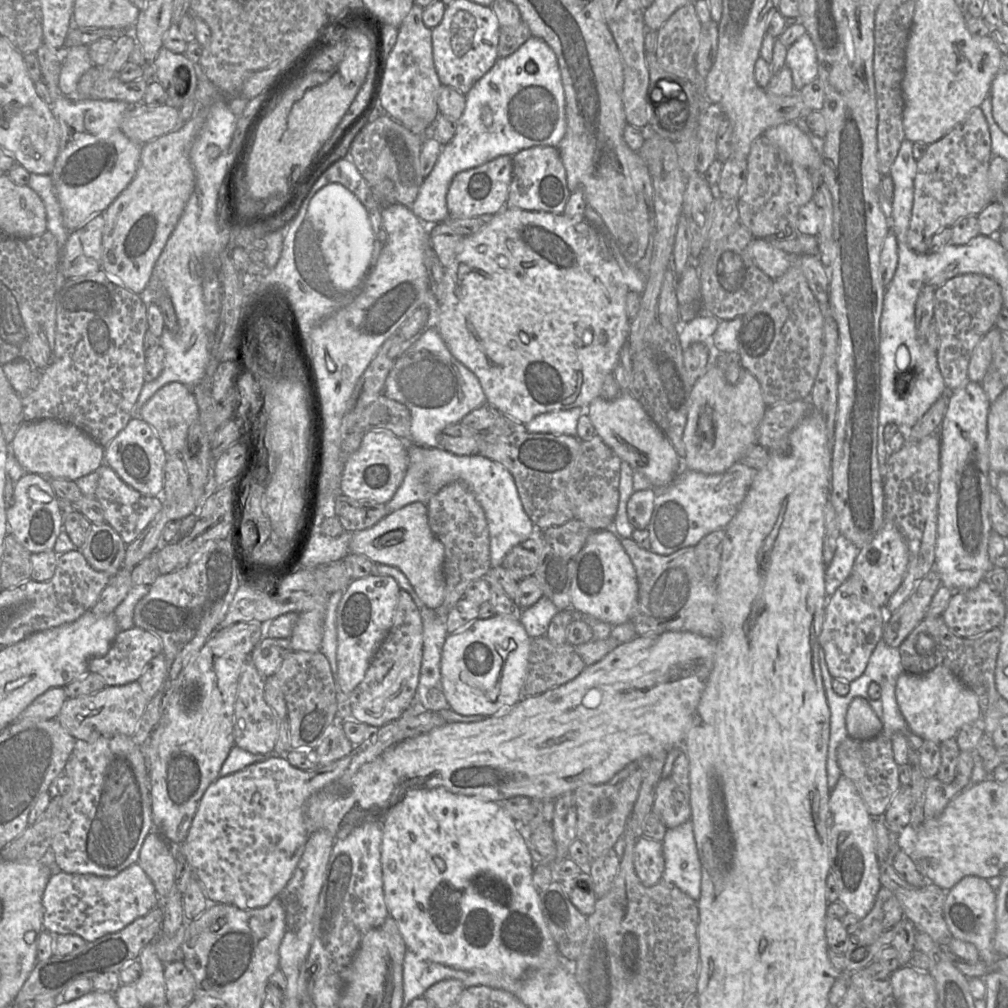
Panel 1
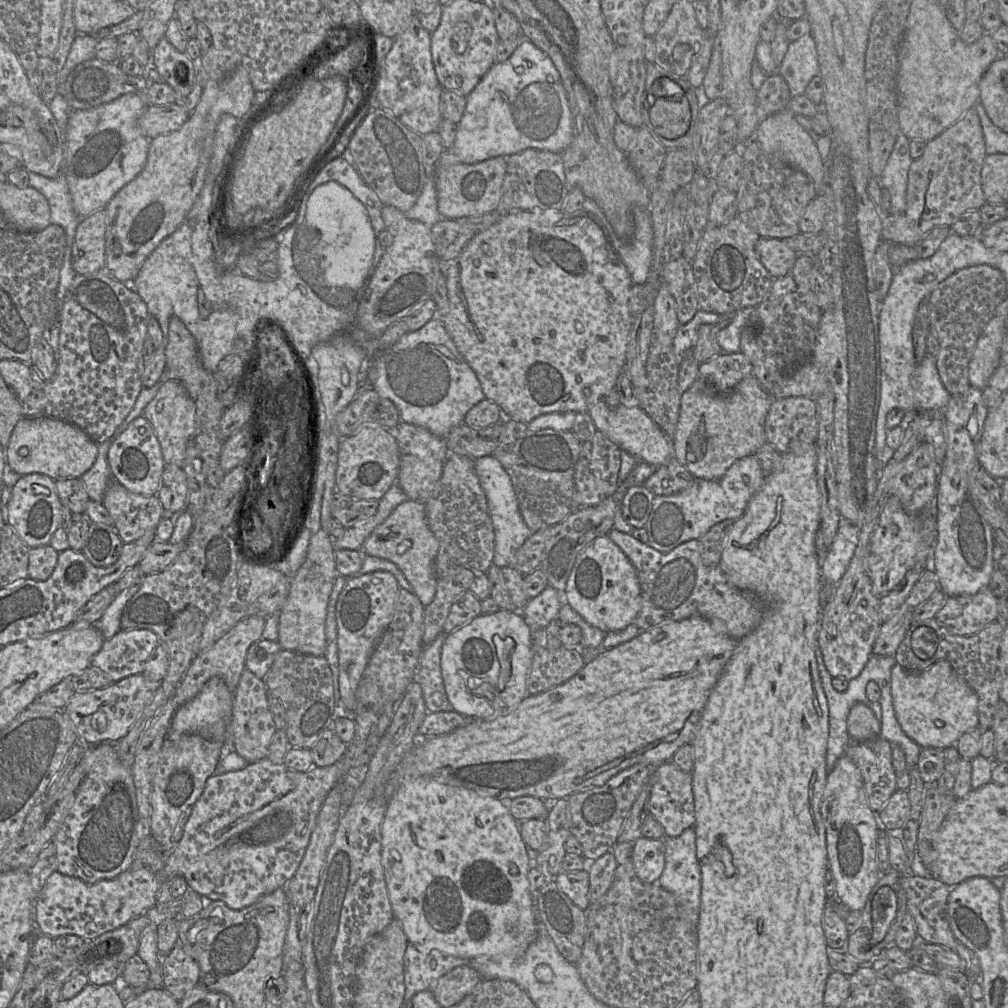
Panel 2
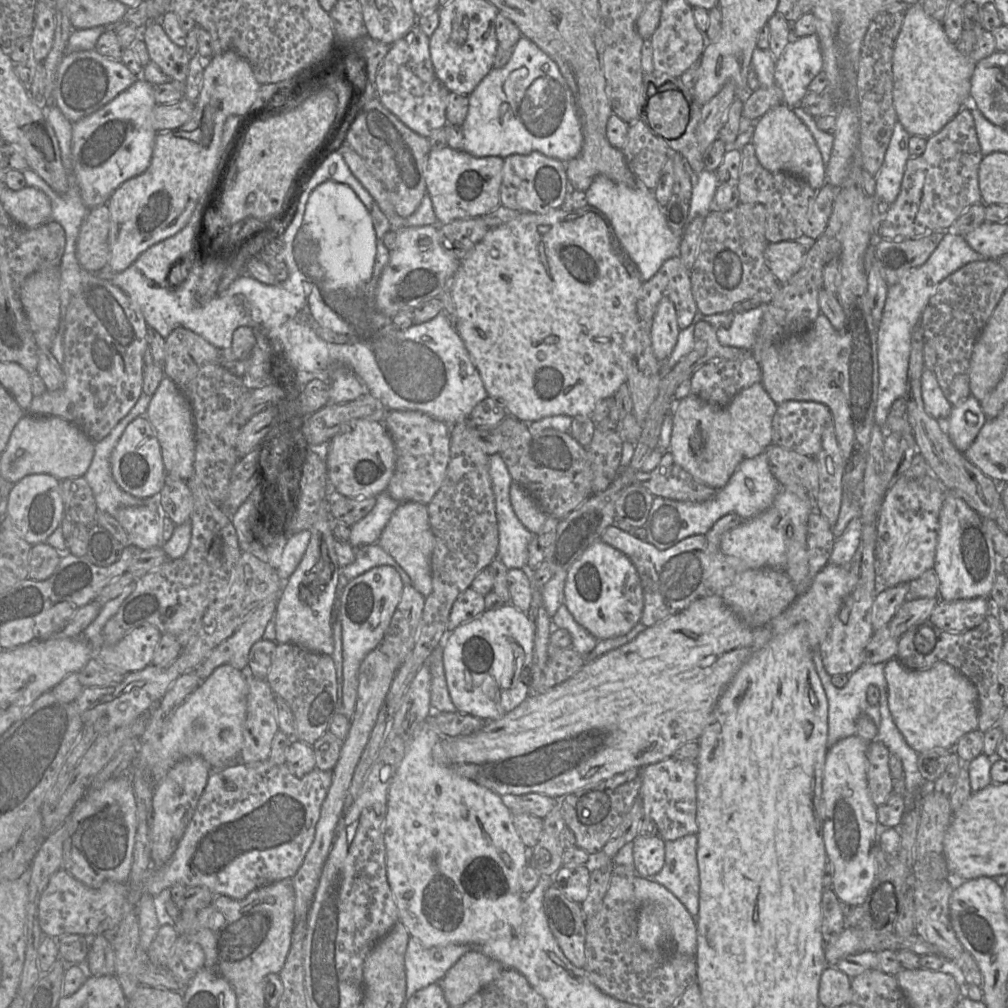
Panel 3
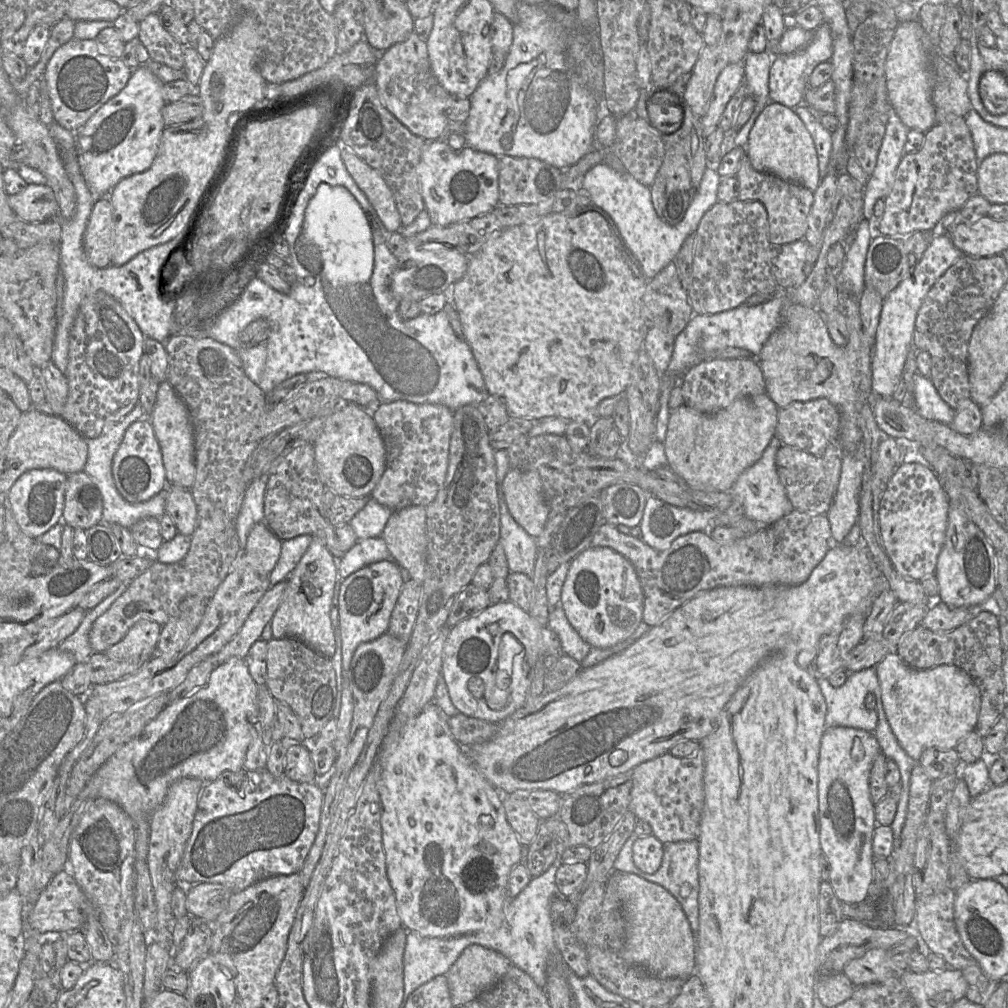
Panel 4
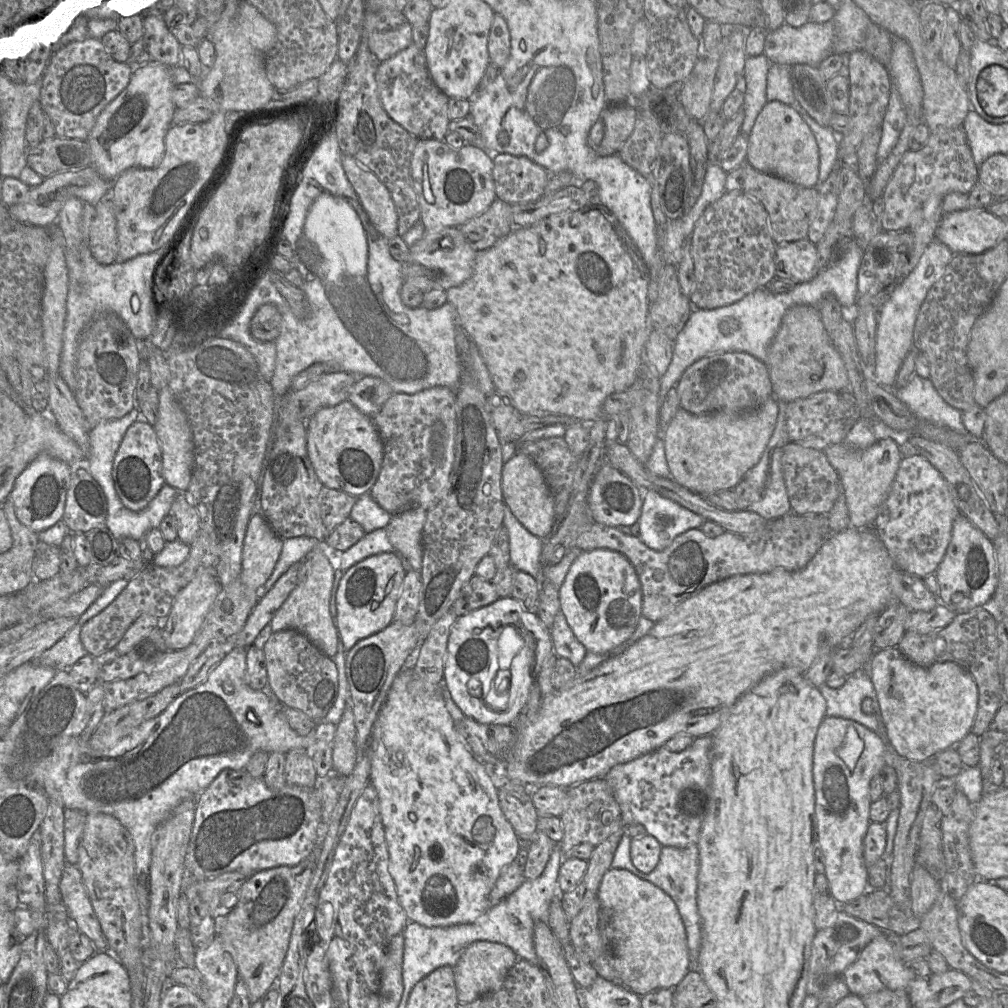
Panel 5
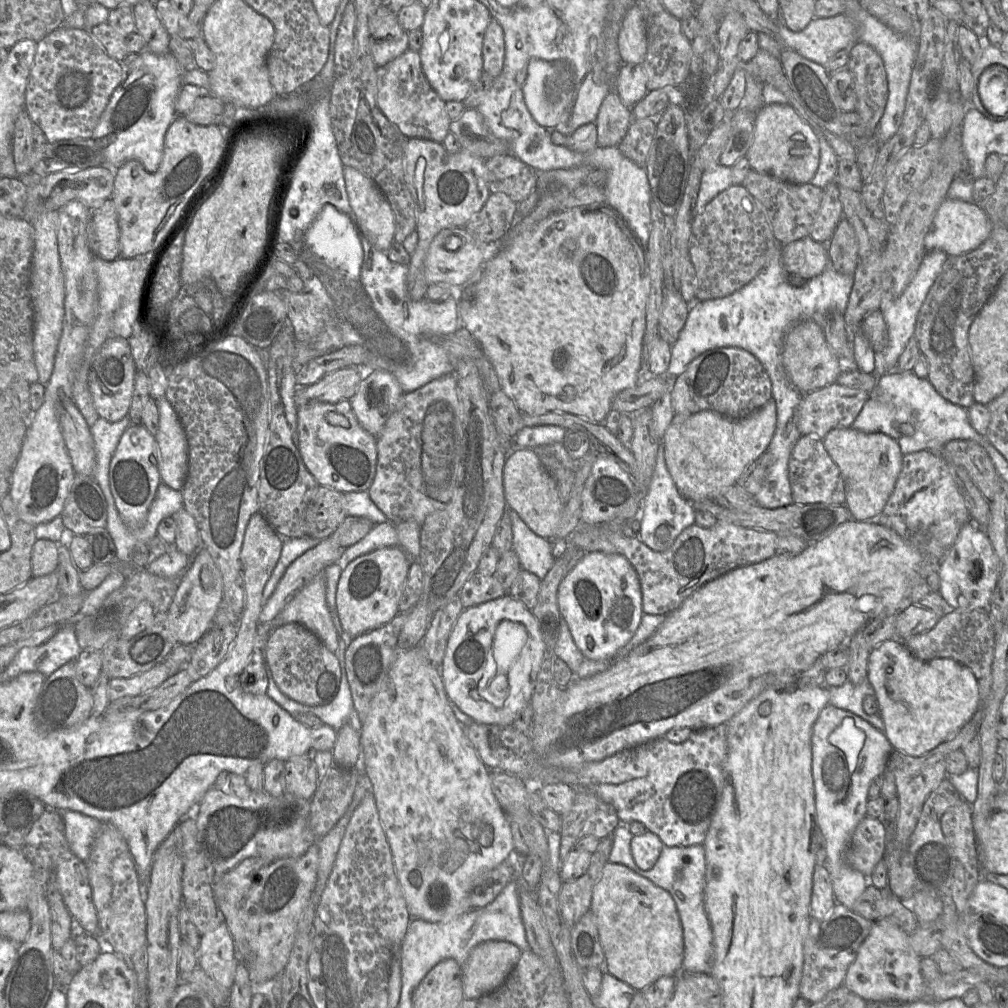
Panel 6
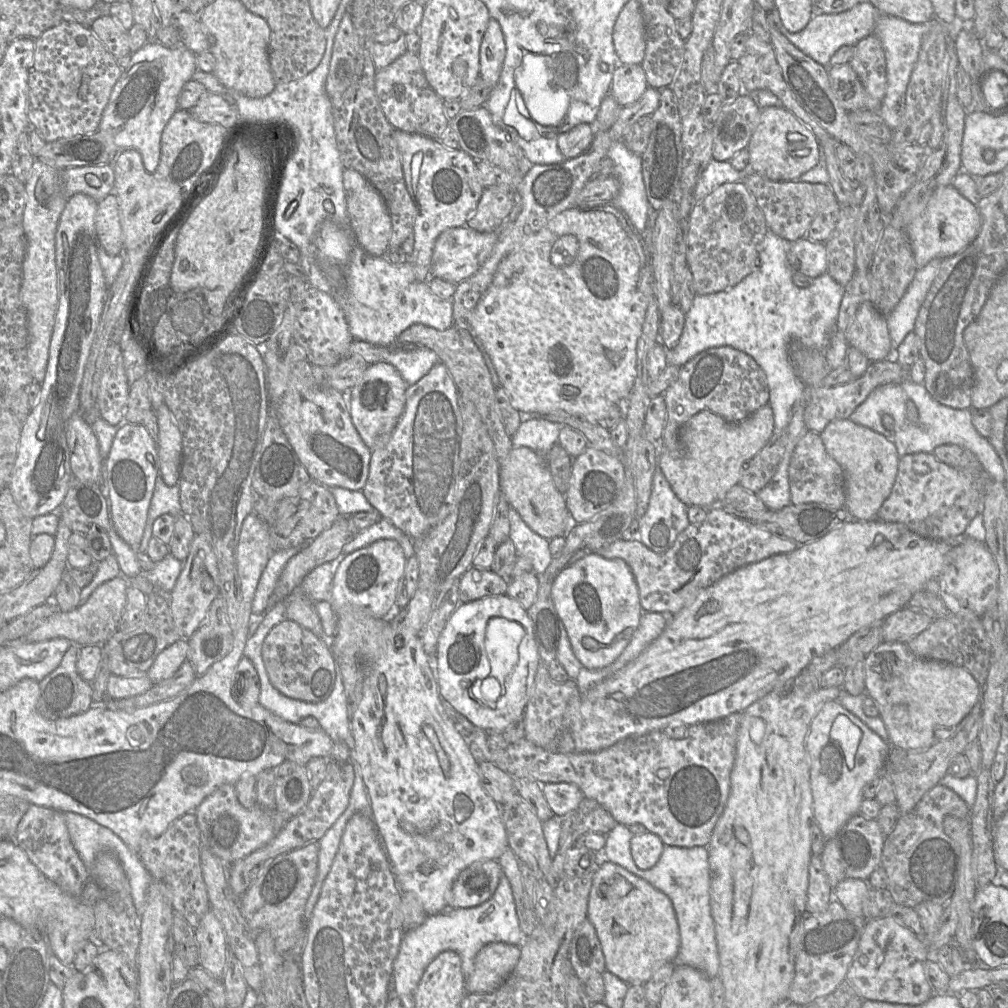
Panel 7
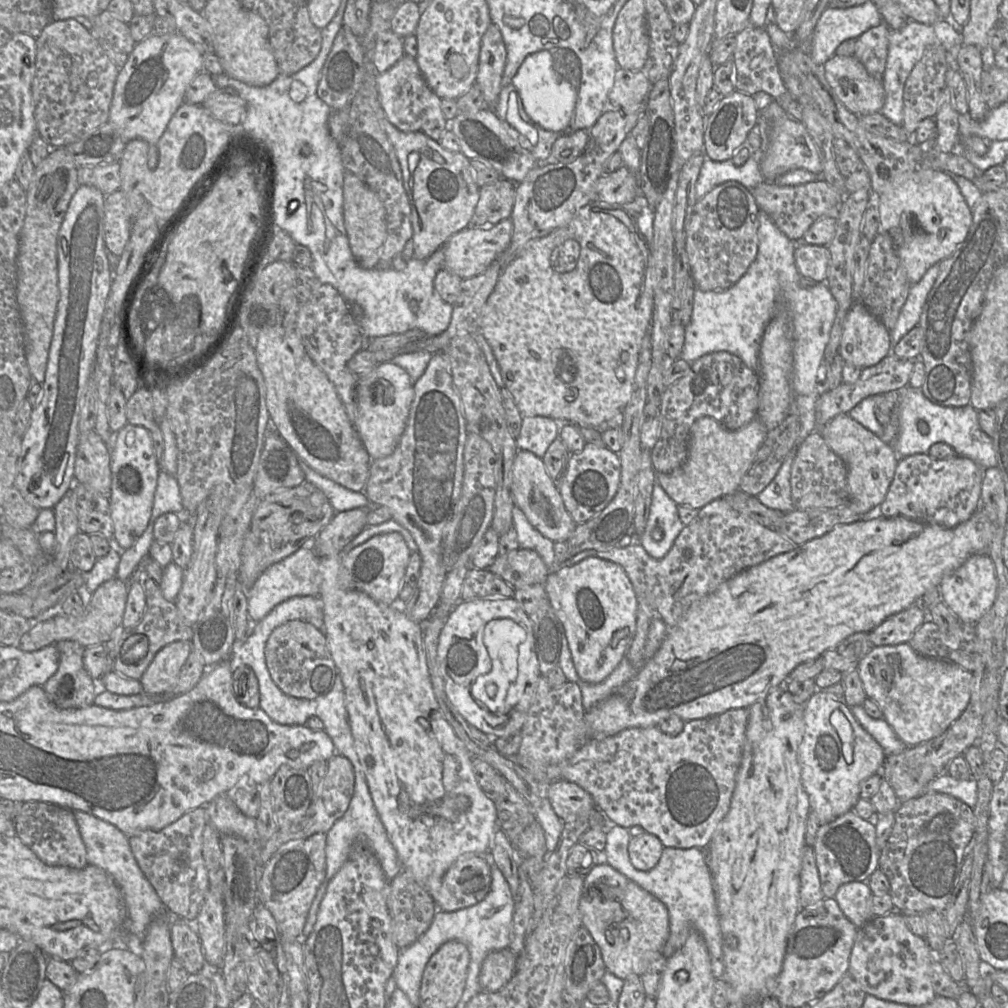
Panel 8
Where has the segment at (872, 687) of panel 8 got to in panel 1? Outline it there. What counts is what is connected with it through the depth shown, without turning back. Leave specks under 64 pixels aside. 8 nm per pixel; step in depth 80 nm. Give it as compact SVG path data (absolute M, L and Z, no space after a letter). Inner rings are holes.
M937 666L925 674L902 673L897 679L895 694L910 730L924 741L940 744L955 738L964 726L981 724L983 713L977 695L945 666Z

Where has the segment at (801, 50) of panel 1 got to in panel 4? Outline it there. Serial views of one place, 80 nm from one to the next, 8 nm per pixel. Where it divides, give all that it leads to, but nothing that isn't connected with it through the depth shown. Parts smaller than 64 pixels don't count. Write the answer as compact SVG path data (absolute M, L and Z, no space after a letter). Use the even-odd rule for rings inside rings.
M824 23L814 31L812 40L803 49L791 54L774 56L769 75L770 101L789 108L804 103L810 77L820 64L831 61L832 55L832 37L828 24Z

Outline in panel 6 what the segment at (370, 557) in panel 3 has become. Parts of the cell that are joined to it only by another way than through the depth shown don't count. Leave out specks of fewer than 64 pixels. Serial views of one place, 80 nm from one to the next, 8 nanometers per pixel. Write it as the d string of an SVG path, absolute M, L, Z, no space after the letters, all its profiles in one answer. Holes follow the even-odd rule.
M389 521L374 525L372 529L357 543L344 549L337 563L344 569L354 559L376 549L398 546L399 539L395 525Z

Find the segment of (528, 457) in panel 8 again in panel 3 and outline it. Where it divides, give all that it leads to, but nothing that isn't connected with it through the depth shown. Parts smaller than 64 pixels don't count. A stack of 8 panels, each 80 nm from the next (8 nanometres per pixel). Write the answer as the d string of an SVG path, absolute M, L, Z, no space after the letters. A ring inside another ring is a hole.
M512 482L510 501L520 522L533 534L540 531L547 515L538 506L532 496L520 484Z

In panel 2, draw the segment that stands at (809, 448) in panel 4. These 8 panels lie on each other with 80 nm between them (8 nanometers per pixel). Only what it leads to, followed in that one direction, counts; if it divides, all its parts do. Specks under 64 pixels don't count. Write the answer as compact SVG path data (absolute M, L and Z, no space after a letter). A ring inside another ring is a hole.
M804 397L773 399L766 421L768 444L779 453L802 455L818 438L816 402Z

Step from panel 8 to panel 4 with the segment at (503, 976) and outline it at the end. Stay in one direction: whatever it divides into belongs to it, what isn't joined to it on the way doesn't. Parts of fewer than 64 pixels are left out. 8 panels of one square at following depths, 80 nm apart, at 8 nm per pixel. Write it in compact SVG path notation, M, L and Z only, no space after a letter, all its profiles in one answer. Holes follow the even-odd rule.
M481 945L465 948L446 974L453 1006L467 1004L497 984L511 965L507 957Z

